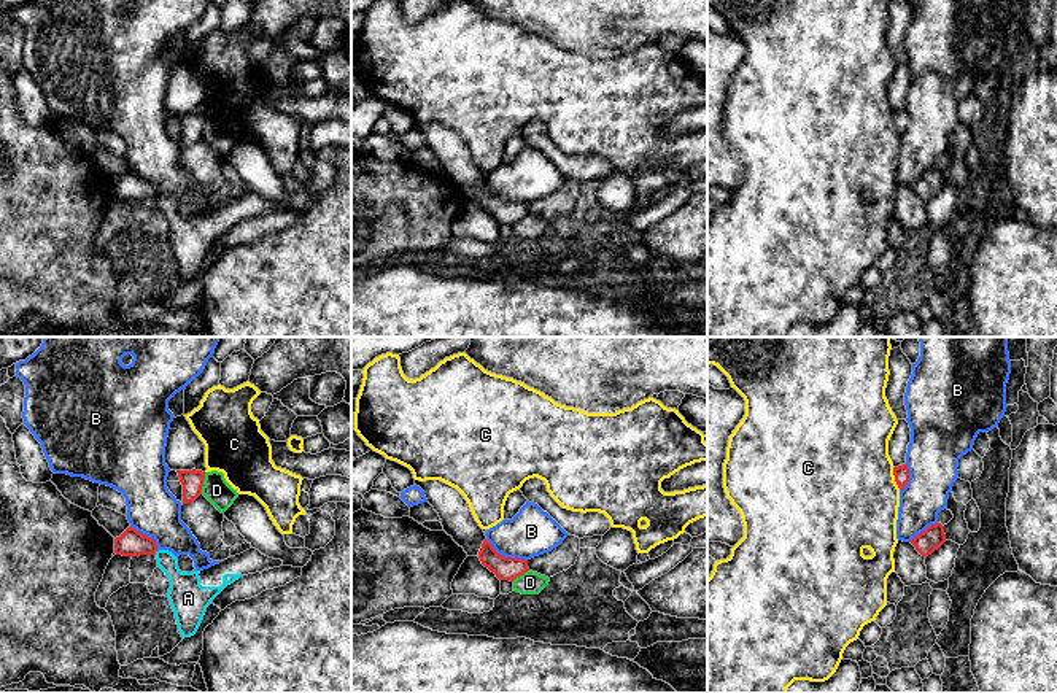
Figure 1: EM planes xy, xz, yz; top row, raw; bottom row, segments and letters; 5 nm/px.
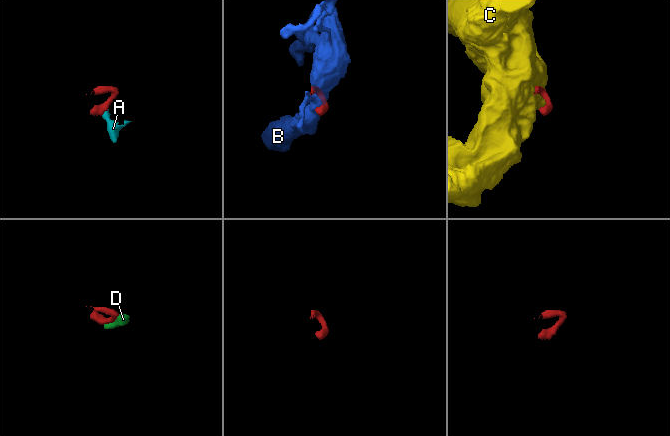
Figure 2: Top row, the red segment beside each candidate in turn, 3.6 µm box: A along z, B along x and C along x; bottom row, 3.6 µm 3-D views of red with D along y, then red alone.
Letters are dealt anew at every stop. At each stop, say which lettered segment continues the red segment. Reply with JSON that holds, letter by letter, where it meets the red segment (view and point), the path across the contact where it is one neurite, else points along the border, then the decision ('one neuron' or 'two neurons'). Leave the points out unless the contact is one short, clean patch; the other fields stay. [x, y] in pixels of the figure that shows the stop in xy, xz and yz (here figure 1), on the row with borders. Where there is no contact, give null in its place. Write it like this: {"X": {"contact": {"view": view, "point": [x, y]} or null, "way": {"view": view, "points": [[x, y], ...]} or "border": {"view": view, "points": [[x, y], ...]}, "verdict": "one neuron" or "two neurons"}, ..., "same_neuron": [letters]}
{"A": {"contact": {"view": "xy", "point": [156, 550]}, "border": {"view": "xy", "points": [[158, 550], [154, 553]]}, "verdict": "two neurons"}, "B": {"contact": {"view": "xz", "point": [504, 557]}, "verdict": "two neurons"}, "C": {"contact": {"view": "yz", "point": [895, 479]}, "border": {"view": "yz", "points": [[892, 468], [895, 483], [900, 488]]}, "verdict": "two neurons"}, "D": {"contact": {"view": "xy", "point": [202, 483]}, "border": {"view": "xy", "points": [[205, 472], [201, 493]]}, "verdict": "two neurons"}, "same_neuron": []}

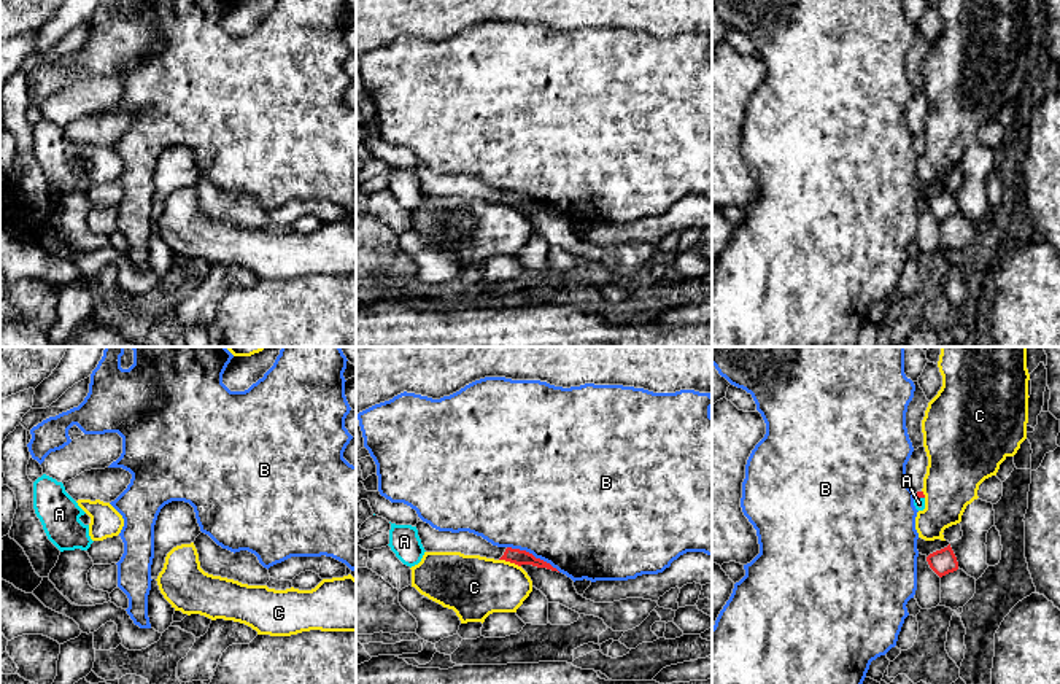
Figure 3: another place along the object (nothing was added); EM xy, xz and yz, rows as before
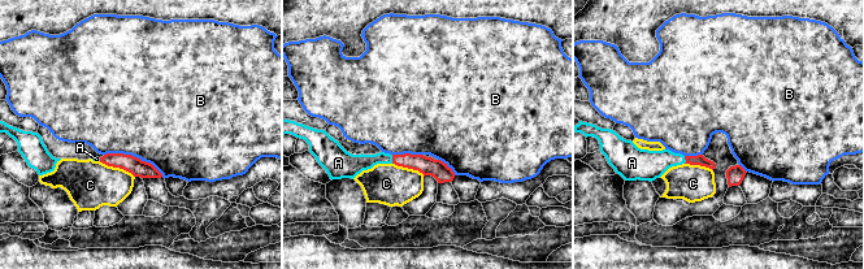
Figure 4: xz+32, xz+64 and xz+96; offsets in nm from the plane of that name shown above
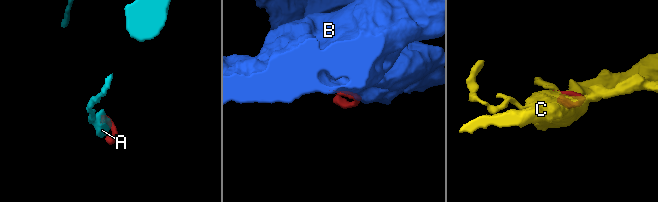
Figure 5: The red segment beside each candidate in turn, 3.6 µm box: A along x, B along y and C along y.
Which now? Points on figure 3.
{"A": {"contact": {"view": "yz", "point": [919, 497]}, "way": {"view": "yz", "points": [[919, 493], [919, 497], [919, 503]]}, "verdict": "one neuron"}, "B": {"contact": {"view": "xz", "point": [533, 555]}, "border": {"view": "xz", "points": [[507, 546], [525, 549], [560, 571]]}, "verdict": "two neurons"}, "C": {"contact": {"view": "xz", "point": [510, 562]}, "verdict": "two neurons"}, "same_neuron": ["A"]}

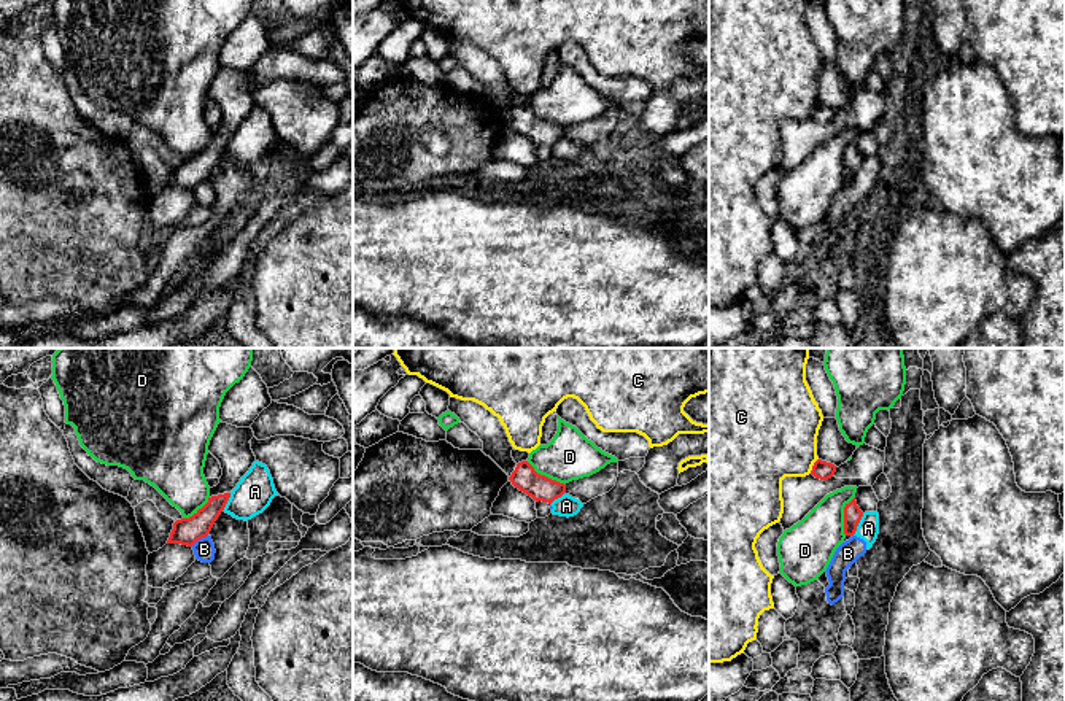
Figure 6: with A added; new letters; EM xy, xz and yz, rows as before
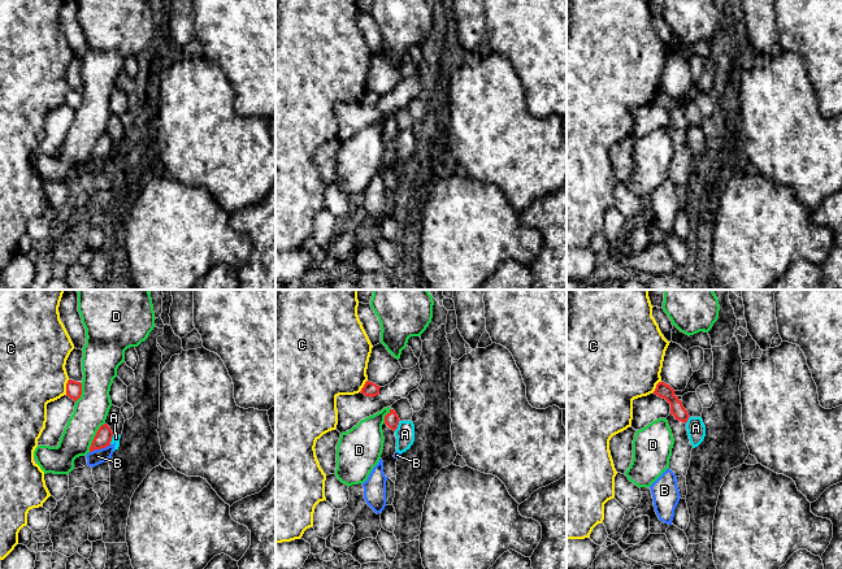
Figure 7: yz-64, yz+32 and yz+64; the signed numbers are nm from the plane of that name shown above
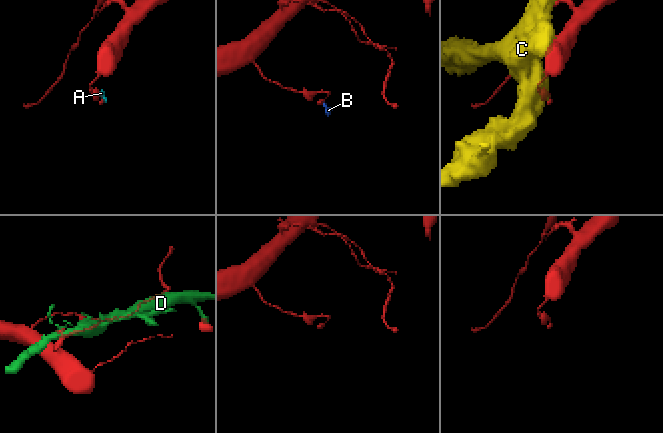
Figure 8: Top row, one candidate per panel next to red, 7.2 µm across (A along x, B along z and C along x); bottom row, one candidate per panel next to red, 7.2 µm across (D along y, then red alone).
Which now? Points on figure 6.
{"A": {"contact": {"view": "yz", "point": [857, 525]}, "border": {"view": "yz", "points": [[863, 514], [852, 534]]}, "verdict": "two neurons"}, "B": {"contact": {"view": "xy", "point": [199, 539]}, "border": {"view": "xy", "points": [[207, 534], [191, 546]]}, "verdict": "two neurons"}, "C": {"contact": {"view": "yz", "point": [813, 466]}, "verdict": "two neurons"}, "D": {"contact": {"view": "xz", "point": [544, 476]}, "verdict": "two neurons"}, "same_neuron": []}

